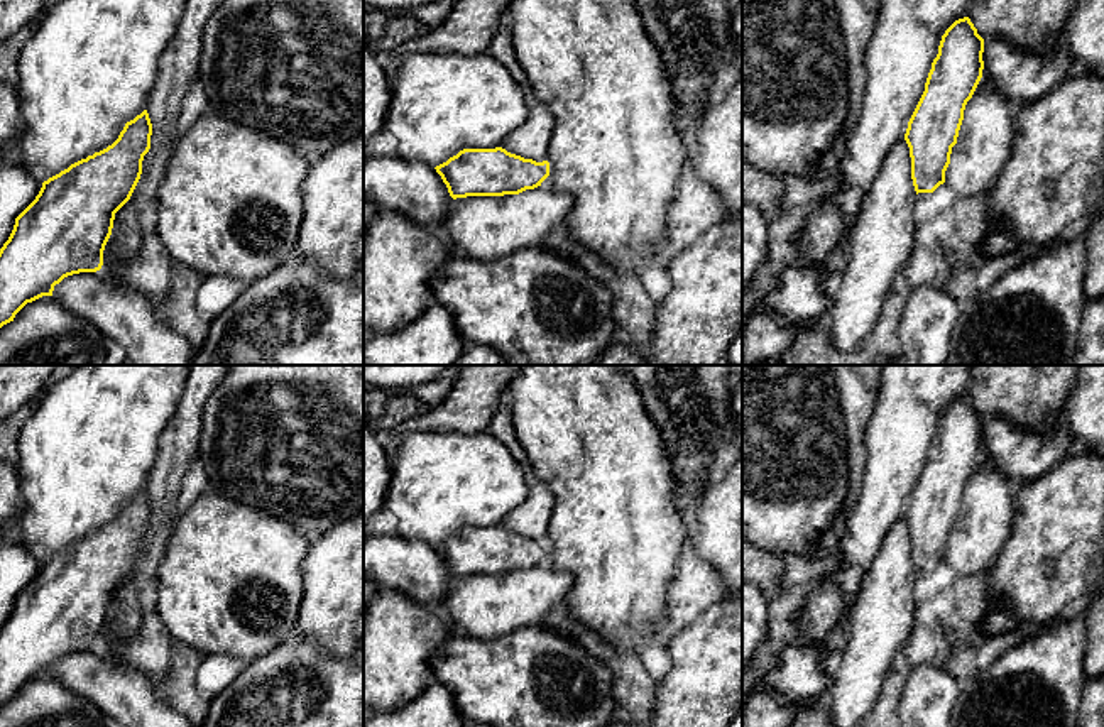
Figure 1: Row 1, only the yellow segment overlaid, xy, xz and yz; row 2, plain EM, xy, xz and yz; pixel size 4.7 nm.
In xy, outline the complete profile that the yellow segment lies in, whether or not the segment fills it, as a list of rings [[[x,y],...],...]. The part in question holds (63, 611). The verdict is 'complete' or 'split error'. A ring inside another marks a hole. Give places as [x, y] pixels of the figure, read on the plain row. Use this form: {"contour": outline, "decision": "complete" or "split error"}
{"contour": [[[144,489],[112,524],[42,561],[0,627],[0,707],[27,681],[52,675],[64,656],[101,648],[115,592],[140,558],[150,514]]], "decision": "complete"}

